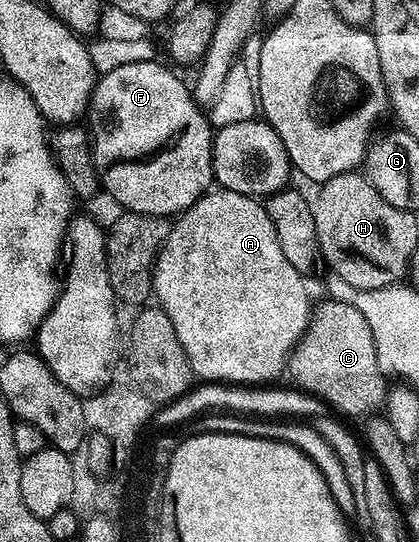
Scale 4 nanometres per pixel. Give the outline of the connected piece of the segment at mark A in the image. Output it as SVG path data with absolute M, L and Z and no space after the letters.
M229 188L209 190L194 202L185 212L180 213L178 219L169 227L166 242L160 247L156 262L152 269L152 291L155 303L174 322L174 334L178 334L178 342L182 342L182 350L192 367L193 377L204 382L227 382L232 386L260 386L265 382L272 382L279 372L285 371L288 357L291 356L304 331L308 329L308 321L312 314L313 305L308 304L308 288L305 277L300 275L294 266L290 266L286 254L282 254L282 246L278 246L278 234L274 222L270 222L268 209L259 199L243 196L232 192Z

